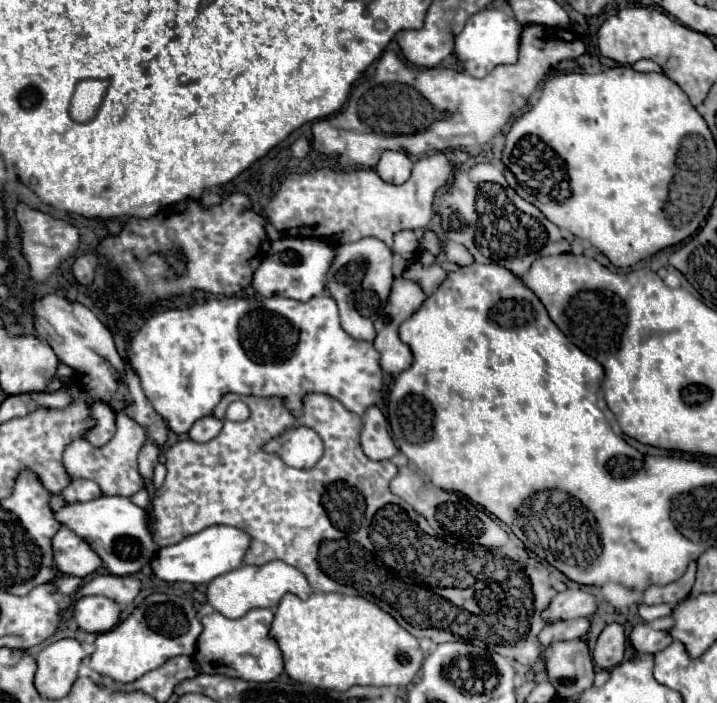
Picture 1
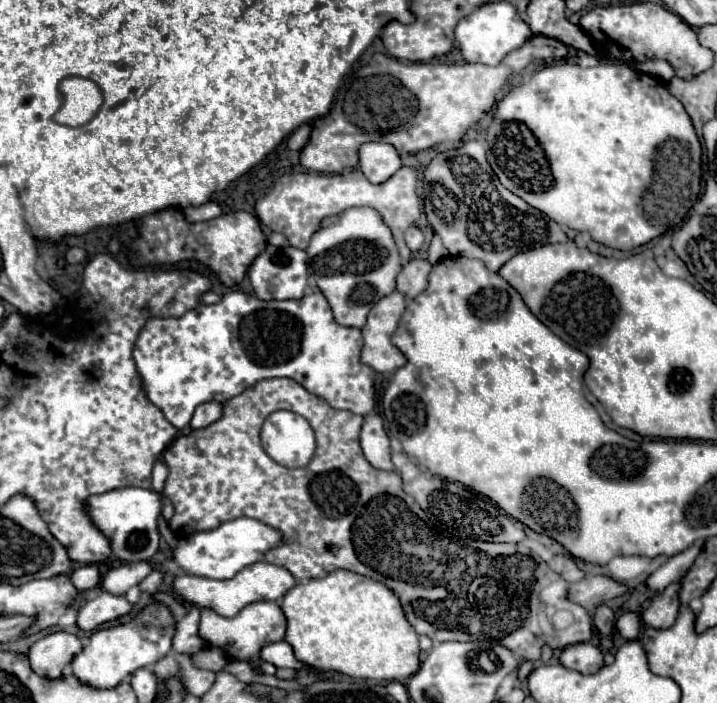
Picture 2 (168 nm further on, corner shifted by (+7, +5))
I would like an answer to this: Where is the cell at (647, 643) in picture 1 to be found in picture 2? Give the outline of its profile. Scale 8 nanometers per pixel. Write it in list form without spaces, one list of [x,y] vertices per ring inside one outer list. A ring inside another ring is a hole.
[[[682,580],[670,584],[668,588],[664,588],[662,592],[658,592],[650,600],[650,606],[642,614],[642,620],[648,626],[660,630],[660,628],[668,628],[668,626],[674,624],[674,620],[678,616],[678,606],[680,606],[680,600],[678,600],[680,586],[682,586]]]

